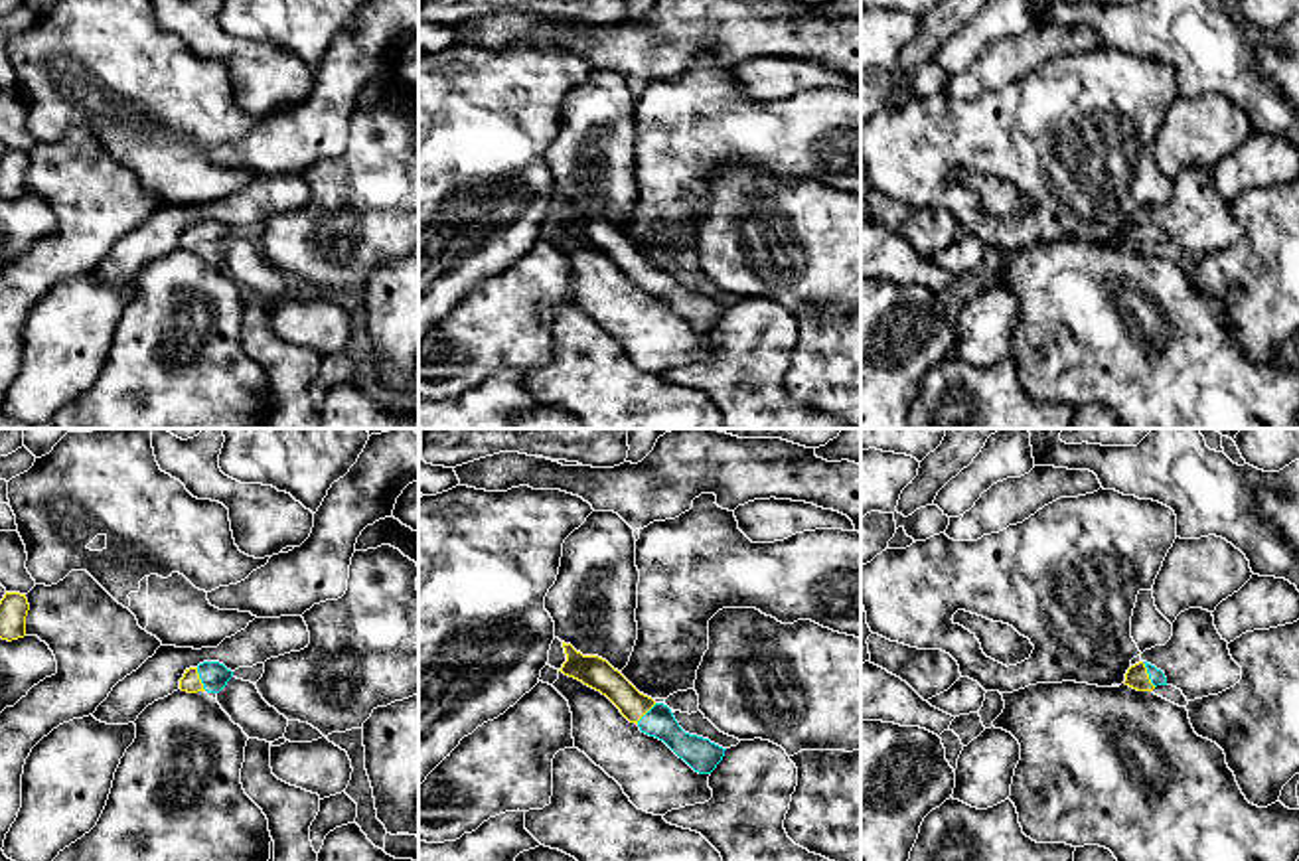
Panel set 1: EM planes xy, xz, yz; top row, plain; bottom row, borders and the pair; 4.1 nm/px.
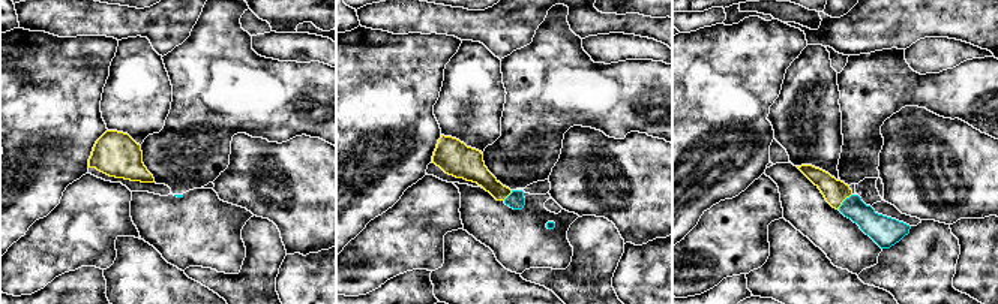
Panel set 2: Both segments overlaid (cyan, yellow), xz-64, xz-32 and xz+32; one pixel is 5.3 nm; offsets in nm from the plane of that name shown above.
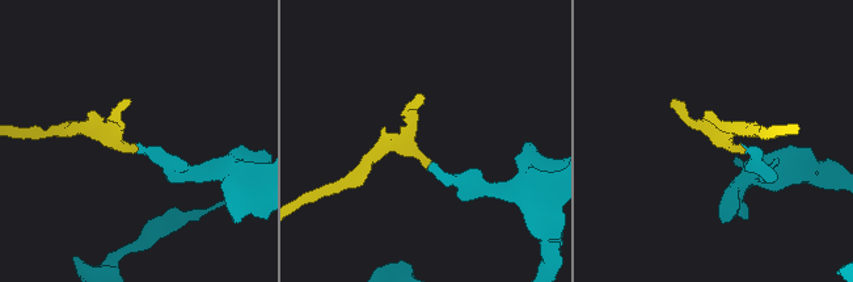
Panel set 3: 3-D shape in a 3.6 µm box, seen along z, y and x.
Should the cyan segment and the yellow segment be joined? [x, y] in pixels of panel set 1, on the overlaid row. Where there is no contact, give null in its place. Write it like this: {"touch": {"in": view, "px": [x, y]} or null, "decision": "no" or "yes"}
{"touch": {"in": "yz", "px": [1147, 672]}, "decision": "yes"}

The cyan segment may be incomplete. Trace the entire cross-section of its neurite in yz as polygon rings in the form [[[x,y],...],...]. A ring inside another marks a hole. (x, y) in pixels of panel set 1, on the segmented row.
[[[1139,662],[1127,669],[1123,683],[1137,691],[1153,691],[1157,685],[1167,685],[1167,677],[1155,665]]]

